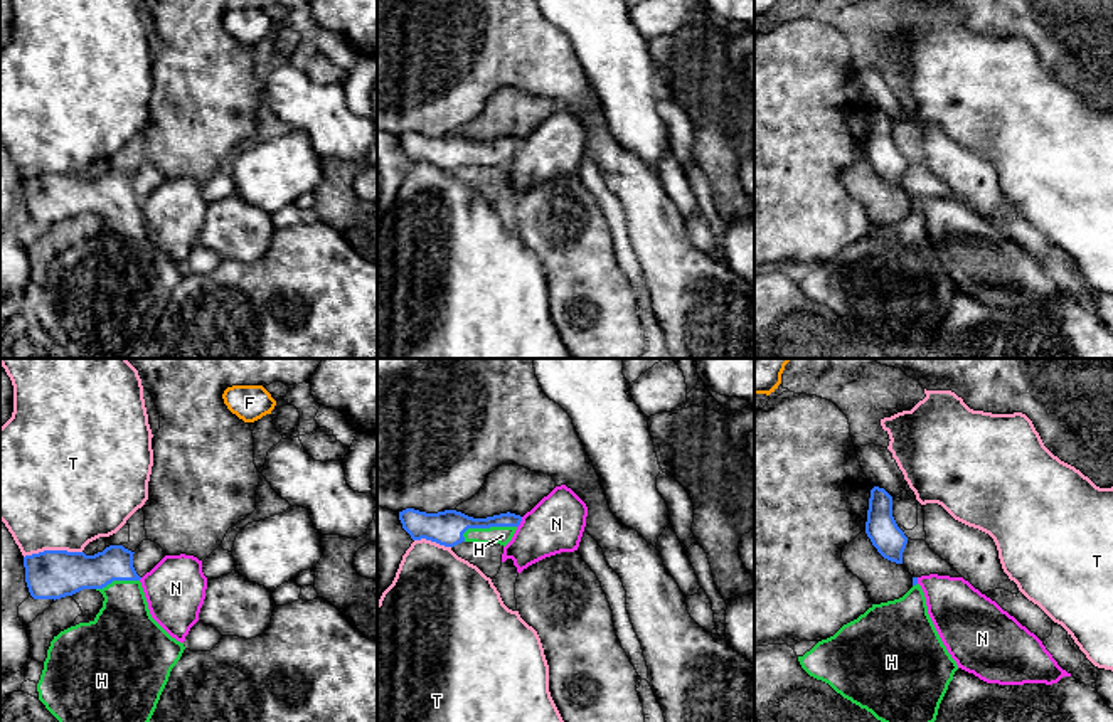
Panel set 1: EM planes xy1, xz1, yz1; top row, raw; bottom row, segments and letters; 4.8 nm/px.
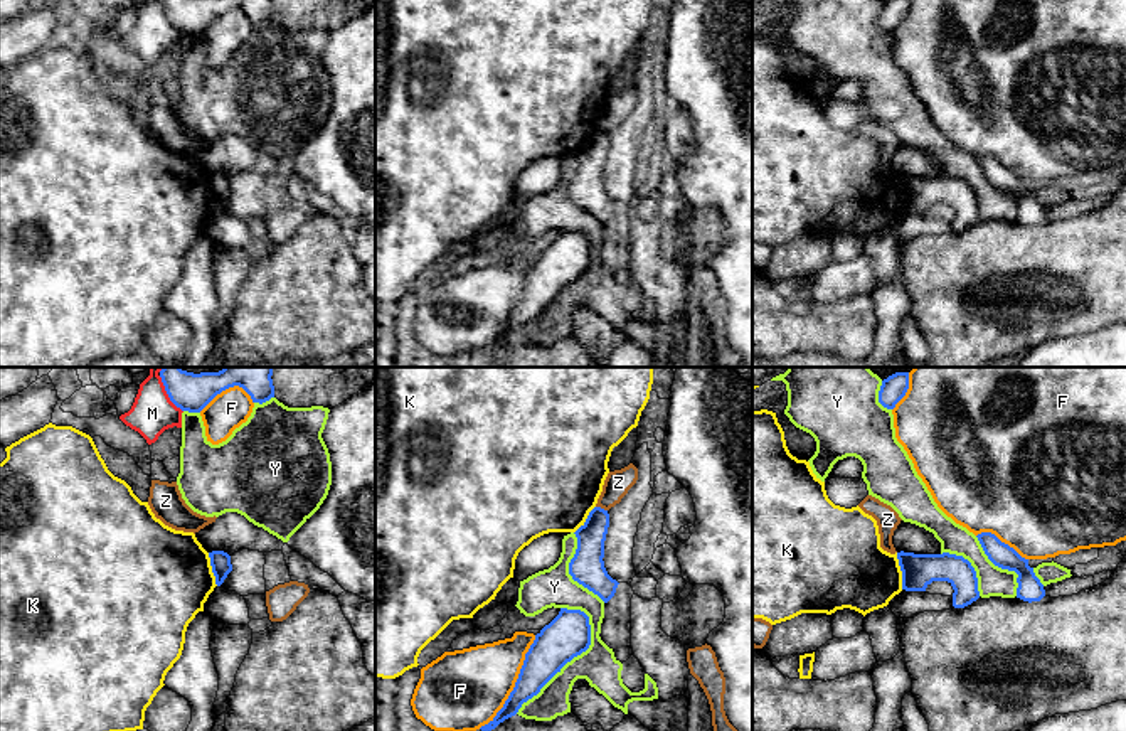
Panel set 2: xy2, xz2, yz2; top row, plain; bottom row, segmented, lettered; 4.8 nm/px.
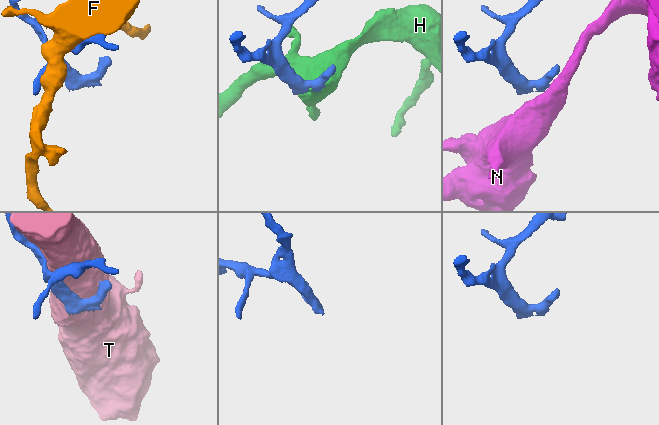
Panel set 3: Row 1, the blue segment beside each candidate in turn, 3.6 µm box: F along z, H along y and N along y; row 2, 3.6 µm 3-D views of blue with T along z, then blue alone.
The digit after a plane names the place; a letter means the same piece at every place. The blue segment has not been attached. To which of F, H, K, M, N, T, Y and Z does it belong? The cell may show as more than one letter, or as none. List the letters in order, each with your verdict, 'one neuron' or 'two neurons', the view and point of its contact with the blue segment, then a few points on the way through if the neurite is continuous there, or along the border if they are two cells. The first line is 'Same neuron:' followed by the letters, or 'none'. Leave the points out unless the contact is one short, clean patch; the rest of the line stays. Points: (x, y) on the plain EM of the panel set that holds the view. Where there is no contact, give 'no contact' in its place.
Same neuron: H
F: two neurons | xz2 (515, 307)
H: one neuron | xz1 (489, 150) | across xz1 (447, 150), (489, 150), (502, 159)
K: two neurons | yz2 (901, 192) | along yz2 (896, 176), (902, 211)
M: two neurons | xy2 (167, 16) | along xy2 (160, 0), (167, 19), (182, 34)
N: two neurons | xz1 (521, 143) | along xz1 (522, 140), (517, 150)
T: two neurons | xy1 (53, 174)
Y: two neurons | xz2 (569, 283)
Z: two neurons | xz2 (600, 130) | along xz2 (596, 128), (606, 133)

